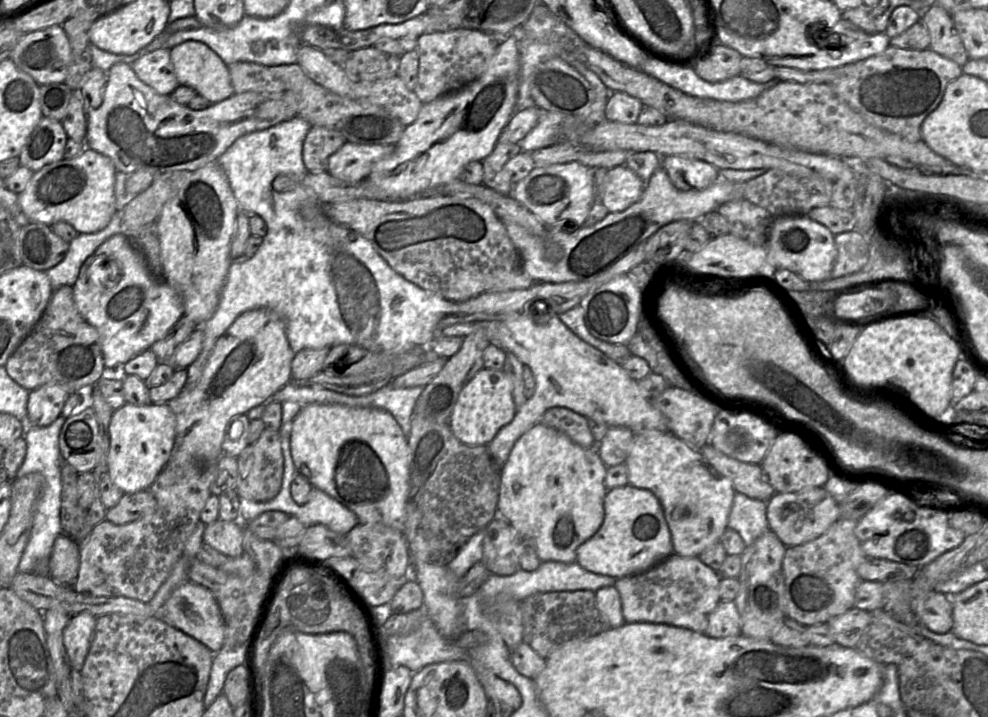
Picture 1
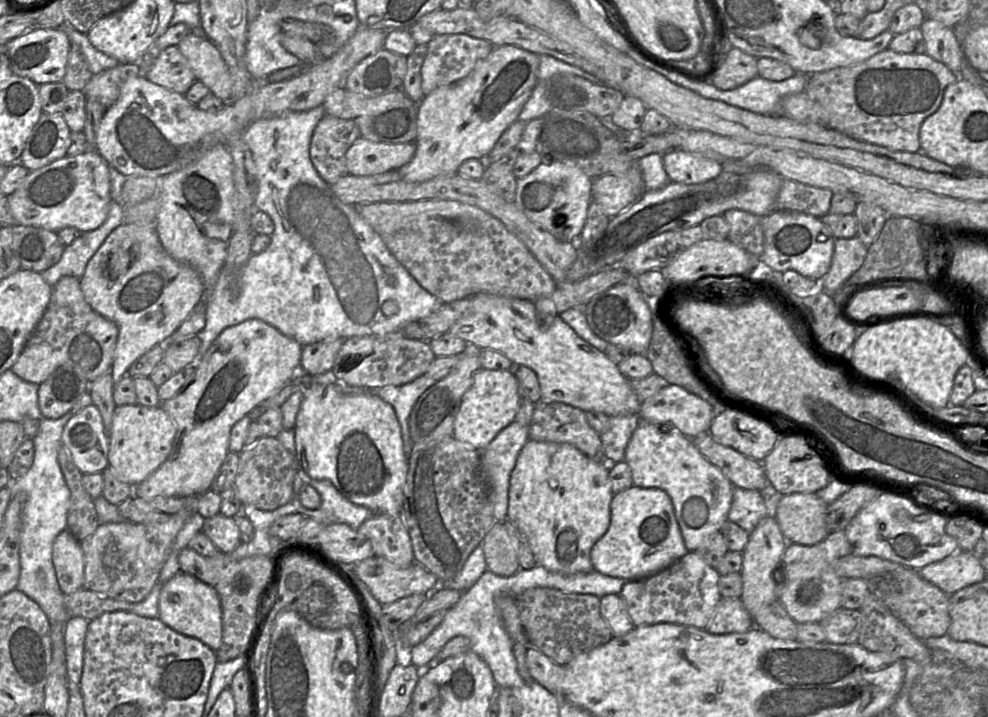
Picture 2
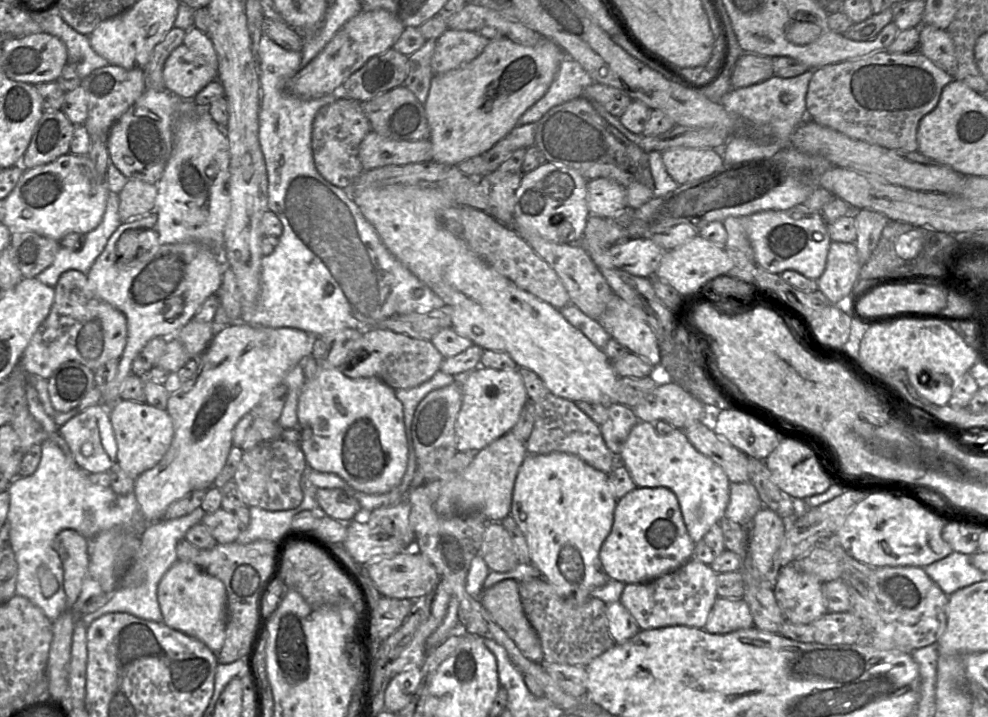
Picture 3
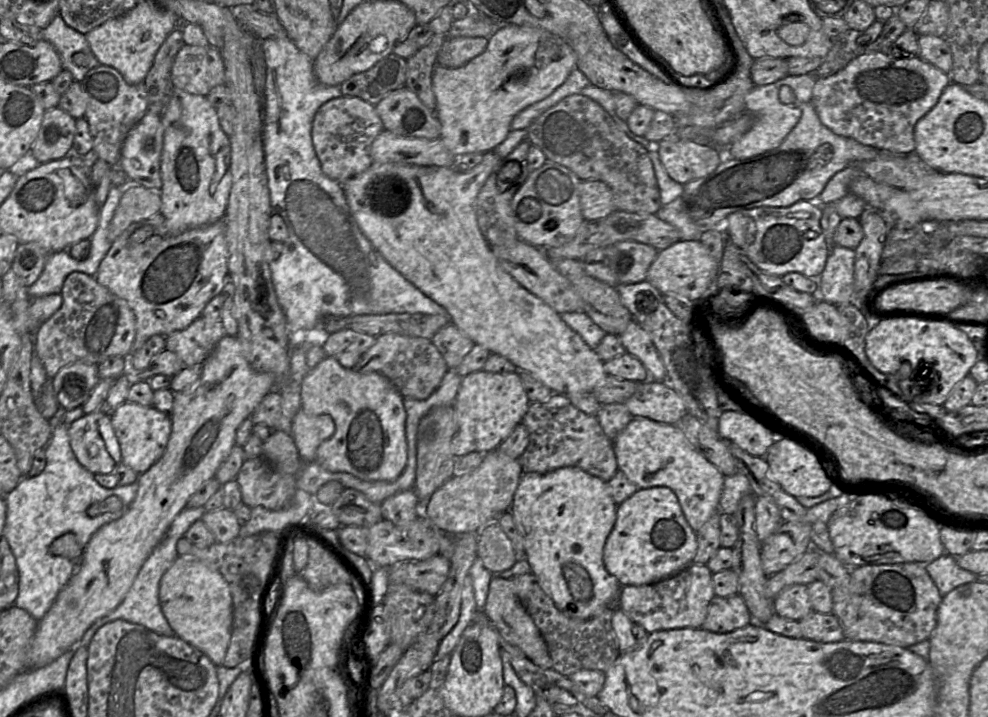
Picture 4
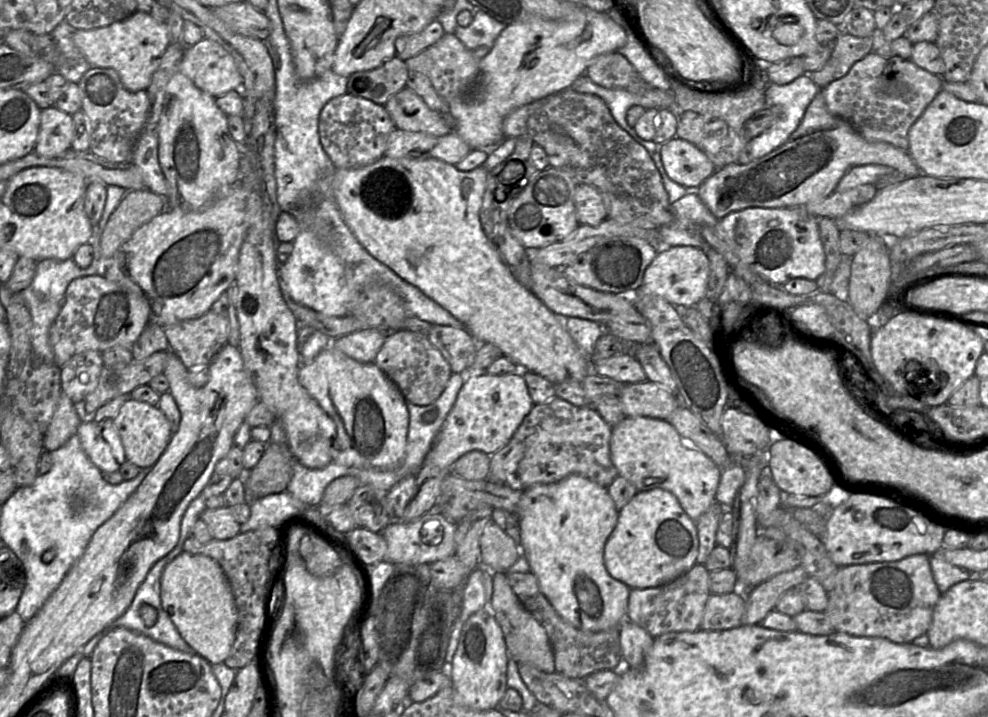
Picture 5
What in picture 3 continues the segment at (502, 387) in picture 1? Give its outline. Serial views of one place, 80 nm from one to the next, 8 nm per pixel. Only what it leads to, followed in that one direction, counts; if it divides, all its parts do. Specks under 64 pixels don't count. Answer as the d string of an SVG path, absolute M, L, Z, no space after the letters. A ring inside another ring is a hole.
M478 368L461 380L462 404L455 422L457 451L478 452L510 432L529 401L523 379L516 370Z

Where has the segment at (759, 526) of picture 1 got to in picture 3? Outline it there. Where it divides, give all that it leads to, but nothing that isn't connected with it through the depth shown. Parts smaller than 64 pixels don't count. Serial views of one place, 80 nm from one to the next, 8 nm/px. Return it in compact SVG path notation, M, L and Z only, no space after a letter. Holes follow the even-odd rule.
M750 481L730 484L730 499L725 510L726 518L744 527L750 527L754 516L763 507L759 494Z

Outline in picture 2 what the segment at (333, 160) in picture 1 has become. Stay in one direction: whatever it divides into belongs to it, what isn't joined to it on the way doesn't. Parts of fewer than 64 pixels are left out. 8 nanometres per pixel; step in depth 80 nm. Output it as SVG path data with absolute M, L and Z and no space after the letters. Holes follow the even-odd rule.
M357 139L347 150L346 168L351 176L372 176L397 170L415 154L414 143L386 144Z

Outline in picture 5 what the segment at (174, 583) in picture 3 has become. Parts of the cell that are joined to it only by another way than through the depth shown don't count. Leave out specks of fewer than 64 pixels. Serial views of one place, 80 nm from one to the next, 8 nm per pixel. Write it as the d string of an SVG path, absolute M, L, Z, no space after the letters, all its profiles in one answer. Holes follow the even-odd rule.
M182 551L162 572L160 598L163 609L193 651L211 665L224 663L235 641L238 610L220 564L210 557Z

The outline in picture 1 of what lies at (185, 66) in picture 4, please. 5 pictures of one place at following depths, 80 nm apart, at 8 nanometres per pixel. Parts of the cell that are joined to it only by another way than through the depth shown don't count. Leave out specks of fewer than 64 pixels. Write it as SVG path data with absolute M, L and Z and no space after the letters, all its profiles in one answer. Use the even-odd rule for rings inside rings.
M167 48L141 56L131 67L142 82L161 95L170 95L180 85Z

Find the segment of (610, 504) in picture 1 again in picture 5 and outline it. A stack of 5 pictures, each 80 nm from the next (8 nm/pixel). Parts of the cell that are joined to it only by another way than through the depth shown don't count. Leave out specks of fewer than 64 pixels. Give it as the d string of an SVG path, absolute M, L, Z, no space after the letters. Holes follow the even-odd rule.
M654 488L638 491L618 511L617 524L604 547L604 565L610 576L632 588L656 587L672 581L696 564L699 540L696 522L682 509L678 499L669 491Z

